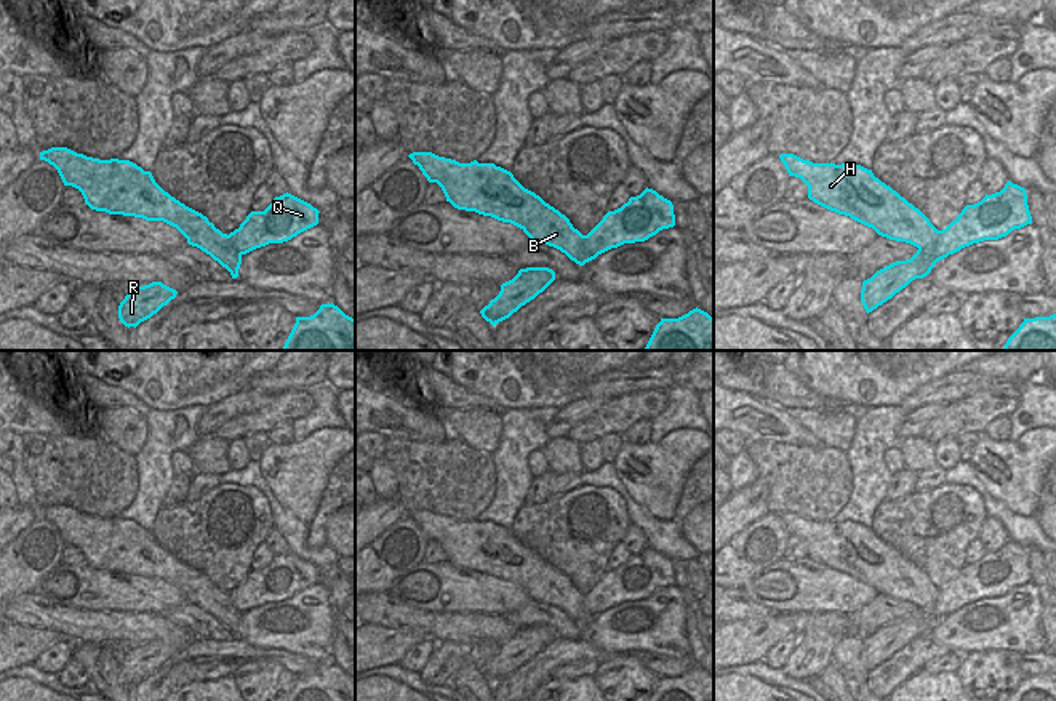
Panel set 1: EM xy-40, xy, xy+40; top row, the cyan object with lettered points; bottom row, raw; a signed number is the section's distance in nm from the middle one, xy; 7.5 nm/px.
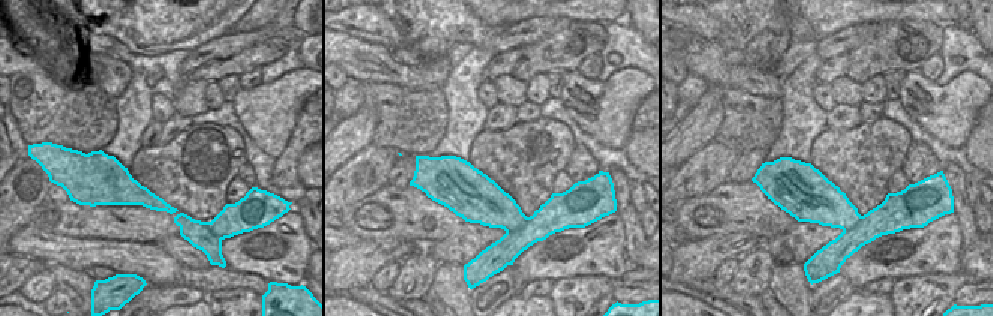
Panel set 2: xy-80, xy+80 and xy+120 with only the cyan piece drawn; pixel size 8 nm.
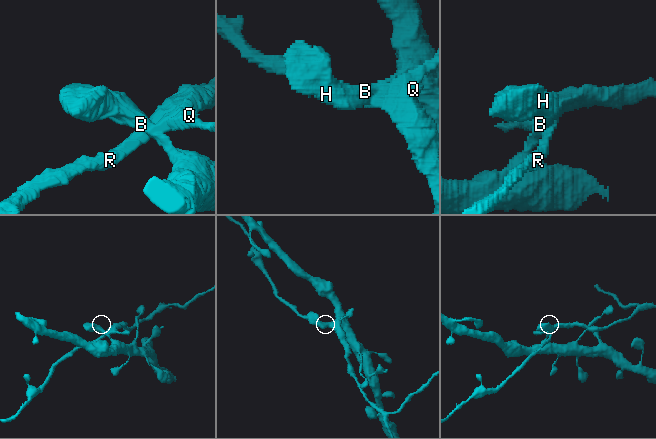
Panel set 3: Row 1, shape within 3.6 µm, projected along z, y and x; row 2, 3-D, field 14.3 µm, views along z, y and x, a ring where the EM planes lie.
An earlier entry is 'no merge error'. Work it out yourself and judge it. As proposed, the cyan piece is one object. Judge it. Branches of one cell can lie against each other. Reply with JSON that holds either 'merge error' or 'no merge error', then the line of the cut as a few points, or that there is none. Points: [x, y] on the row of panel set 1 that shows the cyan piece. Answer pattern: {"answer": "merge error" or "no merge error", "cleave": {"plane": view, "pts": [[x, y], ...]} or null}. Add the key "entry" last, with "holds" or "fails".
{"answer": "merge error", "cleave": {"plane": "xy+40", "pts": [[940, 231], [938, 240], [927, 252], [919, 250]]}, "entry": "fails"}

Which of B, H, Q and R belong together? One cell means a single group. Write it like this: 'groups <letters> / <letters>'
groups B H / Q R

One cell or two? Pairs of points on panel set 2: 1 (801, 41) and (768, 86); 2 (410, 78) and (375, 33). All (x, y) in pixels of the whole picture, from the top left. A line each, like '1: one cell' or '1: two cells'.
1: two cells
2: two cells

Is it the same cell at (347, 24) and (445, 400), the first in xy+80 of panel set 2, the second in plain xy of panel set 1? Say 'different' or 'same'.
same

